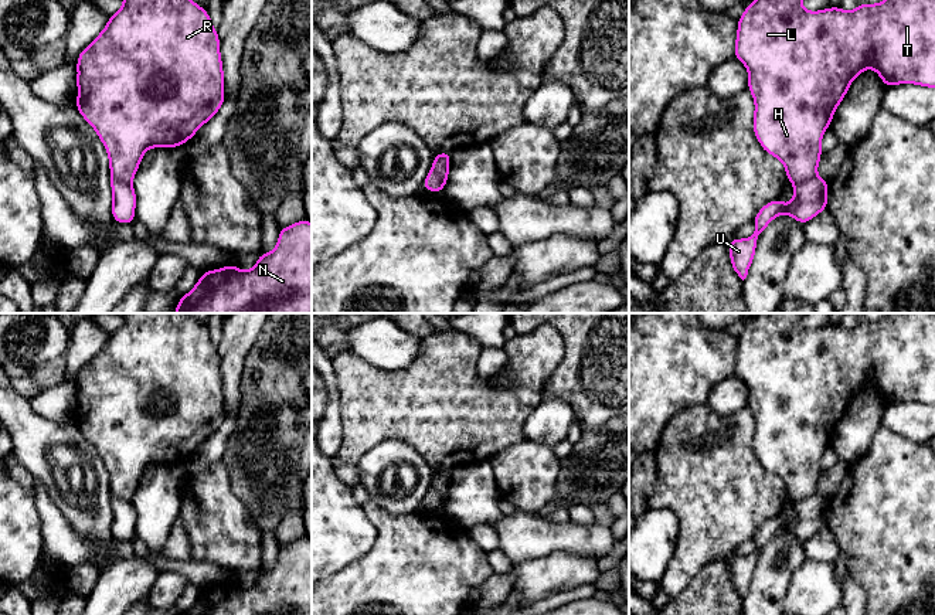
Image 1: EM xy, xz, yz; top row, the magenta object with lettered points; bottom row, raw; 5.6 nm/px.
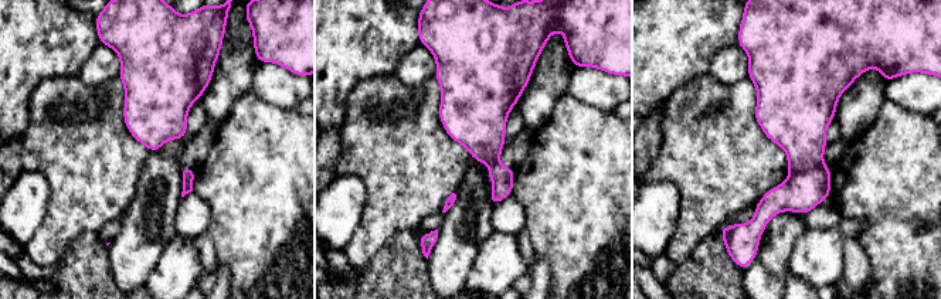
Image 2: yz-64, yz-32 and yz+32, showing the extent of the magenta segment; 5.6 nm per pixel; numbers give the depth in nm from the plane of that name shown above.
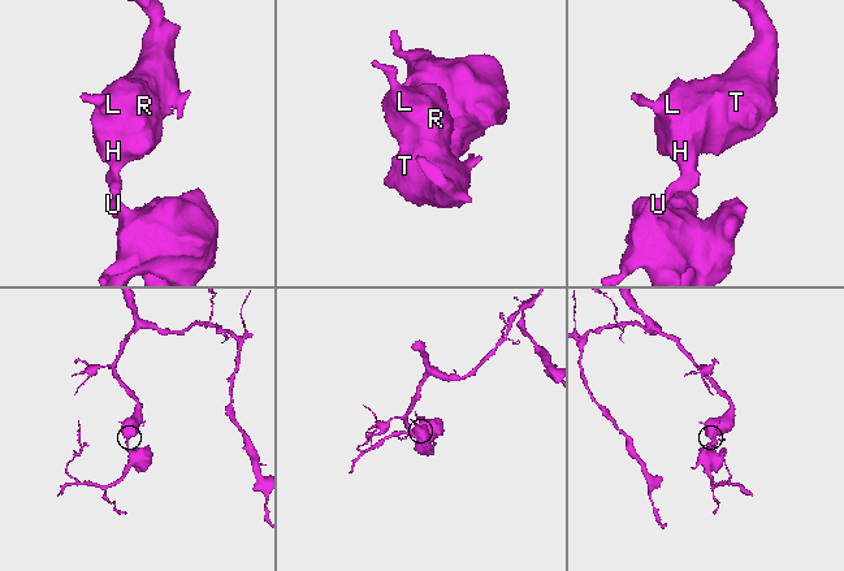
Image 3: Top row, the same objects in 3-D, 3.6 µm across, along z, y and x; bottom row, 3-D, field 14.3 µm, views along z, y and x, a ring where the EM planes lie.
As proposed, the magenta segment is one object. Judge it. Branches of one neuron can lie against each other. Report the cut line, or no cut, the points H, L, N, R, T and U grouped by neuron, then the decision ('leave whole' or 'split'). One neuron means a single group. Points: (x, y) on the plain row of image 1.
yz (815, 492), (795, 502) | H L R T / N U | split

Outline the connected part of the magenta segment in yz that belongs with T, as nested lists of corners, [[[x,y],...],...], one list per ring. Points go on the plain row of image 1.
[[[758,313],[744,327],[738,336],[734,374],[738,376],[748,387],[748,408],[754,412],[754,452],[761,465],[781,478],[785,483],[786,496],[793,502],[803,500],[816,493],[819,478],[822,475],[822,455],[824,448],[832,442],[833,431],[846,414],[850,401],[864,387],[874,385],[883,401],[887,404],[900,401],[915,401],[926,405],[935,405],[935,313],[888,313],[878,322],[861,320],[856,327],[846,329],[837,325],[829,325],[820,329],[808,329],[802,325],[803,313]]]

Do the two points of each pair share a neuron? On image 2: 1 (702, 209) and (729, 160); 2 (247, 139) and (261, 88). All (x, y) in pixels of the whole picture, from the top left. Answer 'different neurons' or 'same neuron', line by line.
1: same neuron
2: different neurons

